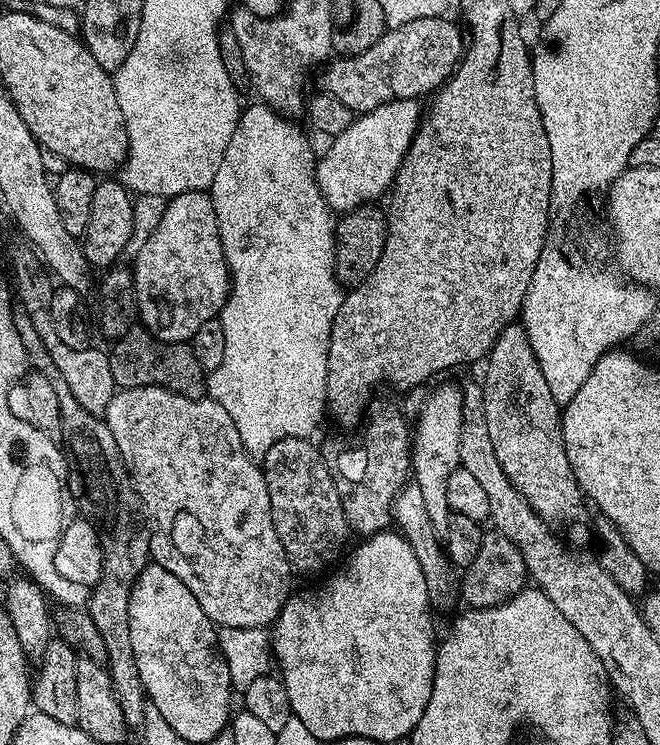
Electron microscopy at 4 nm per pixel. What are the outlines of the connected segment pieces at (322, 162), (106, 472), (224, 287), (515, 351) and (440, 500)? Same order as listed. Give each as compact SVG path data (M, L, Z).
M419 99L395 100L357 115L351 123L341 127L344 129L337 134L336 141L316 161L316 181L333 213L347 214L355 208L371 205L391 189L421 119Z
M16 310L13 311L12 317L14 326L18 330L18 336L22 338L22 344L28 354L31 367L35 371L41 372L46 378L50 378L50 386L54 386L54 392L58 394L60 440L68 459L68 489L72 492L77 509L96 525L100 534L100 551L104 554L102 574L98 578L98 582L91 585L86 611L94 622L94 626L98 626L98 634L102 634L102 642L106 646L108 655L106 667L112 676L114 694L122 706L124 724L127 727L139 729L144 723L146 695L142 679L139 678L134 649L130 644L130 598L136 580L150 563L152 529L148 514L144 511L144 502L140 499L140 493L136 491L135 486L132 485L132 479L128 476L124 459L118 450L118 442L114 442L114 434L110 434L110 426L101 417L90 414L90 410L86 410L78 403L78 398L74 398L74 394L70 394L70 386L66 386L66 378L62 378L58 366L54 366L54 358L50 358L50 350L46 350L46 346L42 346L42 338L38 338L38 330L34 330L34 322L30 322L30 314L26 314L23 310Z
M202 191L171 197L166 206L166 214L162 214L162 222L158 222L154 234L150 234L146 246L142 246L131 265L131 270L136 283L136 310L139 323L159 340L183 344L191 341L198 326L217 319L228 301L230 273L222 250L222 238L218 234L218 222L211 195L207 191Z
M523 323L508 324L506 330L498 334L484 366L482 387L486 431L490 434L490 446L494 446L494 454L498 457L506 478L510 478L510 482L520 491L522 498L526 498L526 502L549 526L564 523L568 527L566 540L569 545L584 546L580 544L593 543L593 529L584 525L588 520L583 508L586 497L574 478L574 470L570 470L570 458L566 458L562 405L554 402L554 394L550 394L550 385L542 374L542 366L538 366L538 358L534 358L534 350L530 350L530 338L526 338Z
M458 383L440 384L424 400L420 408L420 421L414 424L412 441L412 471L414 482L422 490L430 522L438 534L443 534L448 525L450 509L446 490L450 486L450 474L460 467L460 443L464 421L464 390Z

